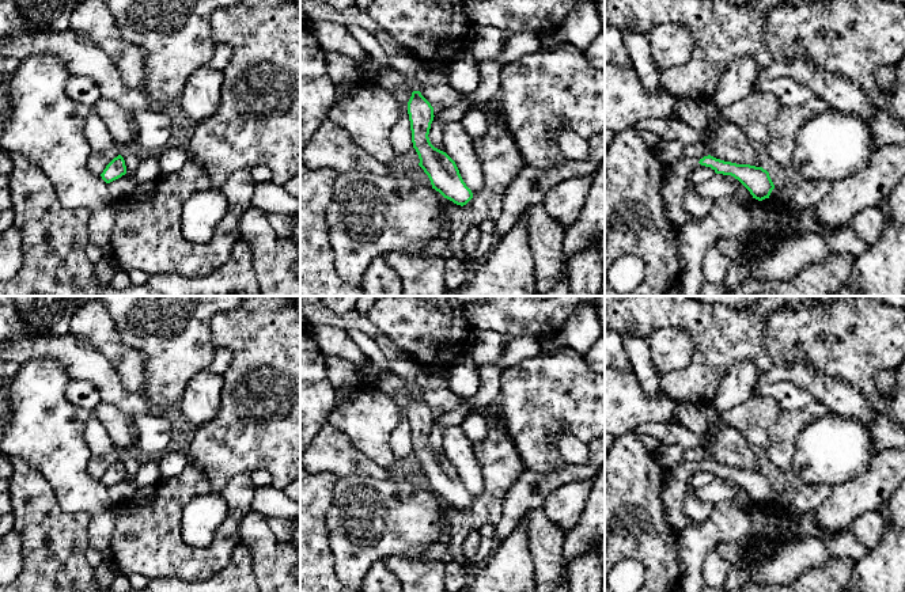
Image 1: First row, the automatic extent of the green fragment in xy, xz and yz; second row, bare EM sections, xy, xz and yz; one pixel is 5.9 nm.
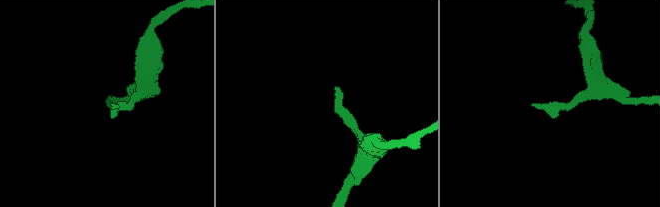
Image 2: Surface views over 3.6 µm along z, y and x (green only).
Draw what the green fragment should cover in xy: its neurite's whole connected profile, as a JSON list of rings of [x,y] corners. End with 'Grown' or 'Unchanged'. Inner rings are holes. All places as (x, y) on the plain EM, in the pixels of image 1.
[[[121,459],[114,462],[101,478],[106,487],[110,487],[126,478],[125,464]]]. Unchanged

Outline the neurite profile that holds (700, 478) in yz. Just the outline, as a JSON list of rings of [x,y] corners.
[[[698,468],[696,473],[693,473],[689,477],[689,486],[692,486],[693,489],[703,487],[709,485],[715,479],[716,479],[715,474],[712,474],[711,471]]]

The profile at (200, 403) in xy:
[[[209,369],[200,371],[192,377],[179,403],[182,413],[194,428],[217,417],[221,388],[221,375]]]

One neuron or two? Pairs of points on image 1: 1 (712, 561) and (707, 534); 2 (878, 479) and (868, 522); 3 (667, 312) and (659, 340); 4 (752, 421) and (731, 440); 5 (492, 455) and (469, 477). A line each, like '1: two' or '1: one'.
1: two
2: two
3: two
4: two
5: two

